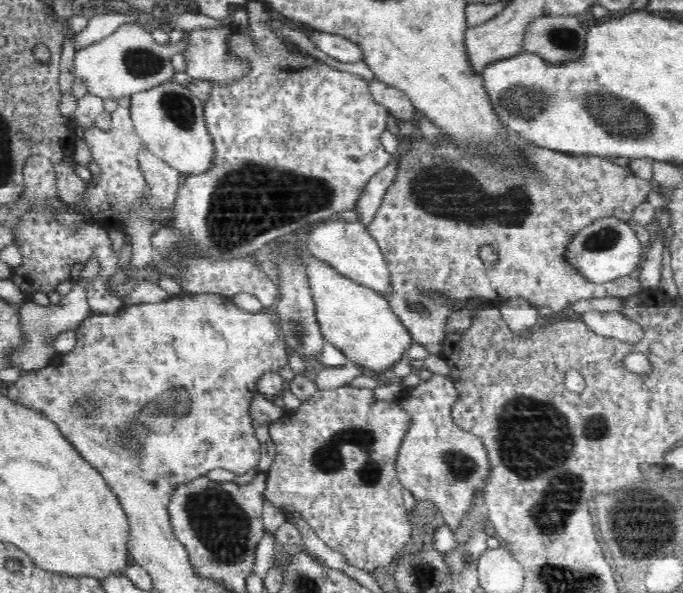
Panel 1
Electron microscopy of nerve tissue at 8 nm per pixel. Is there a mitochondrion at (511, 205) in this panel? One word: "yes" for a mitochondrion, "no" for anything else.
yes

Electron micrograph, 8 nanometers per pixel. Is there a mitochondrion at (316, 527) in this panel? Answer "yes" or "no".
no

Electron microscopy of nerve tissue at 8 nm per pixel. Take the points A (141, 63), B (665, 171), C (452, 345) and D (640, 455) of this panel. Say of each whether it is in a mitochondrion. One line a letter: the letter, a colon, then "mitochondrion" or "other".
A: mitochondrion
B: other
C: other
D: other

